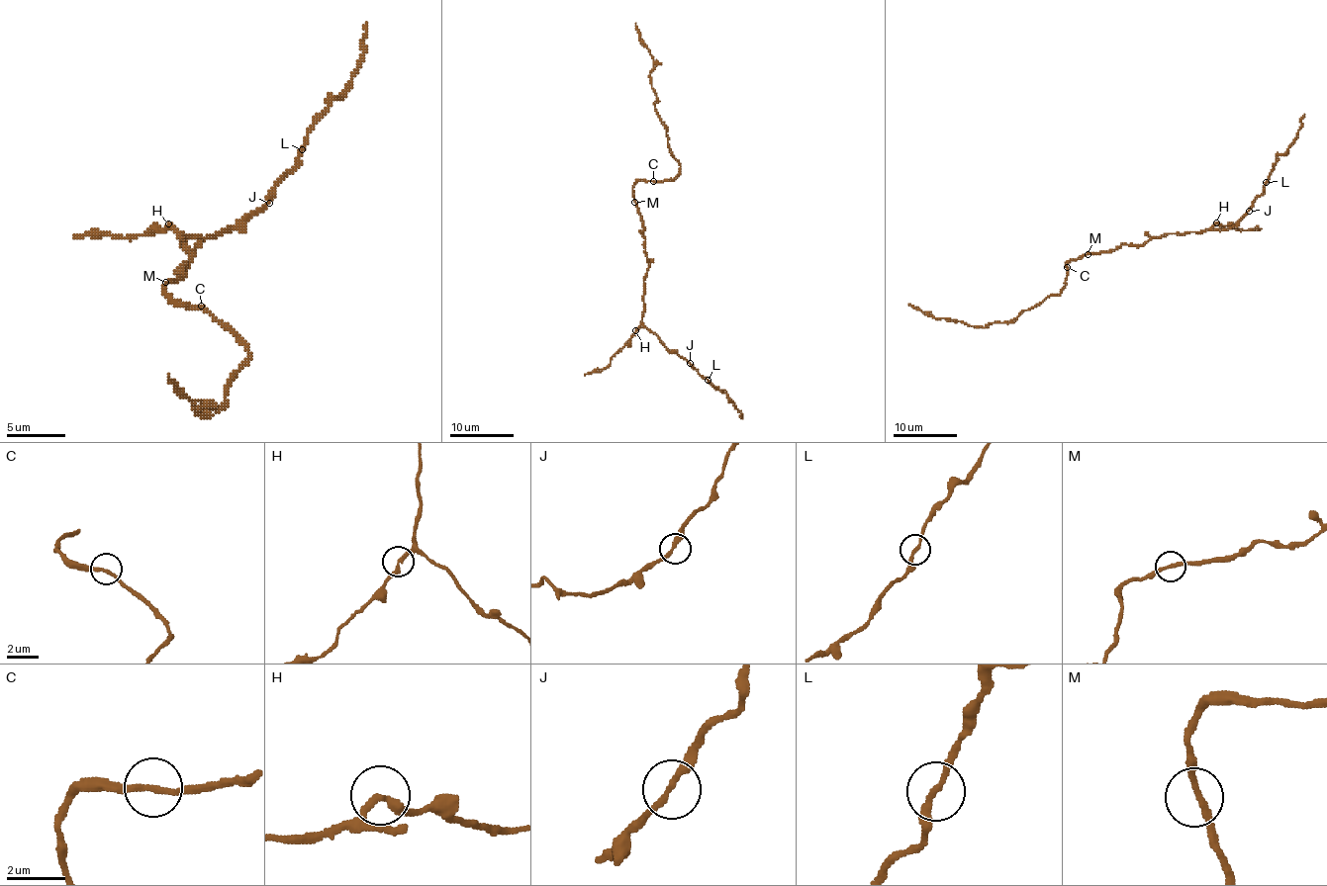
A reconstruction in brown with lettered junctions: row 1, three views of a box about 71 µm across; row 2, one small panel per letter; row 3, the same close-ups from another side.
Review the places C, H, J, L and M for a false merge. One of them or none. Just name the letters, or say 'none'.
none

